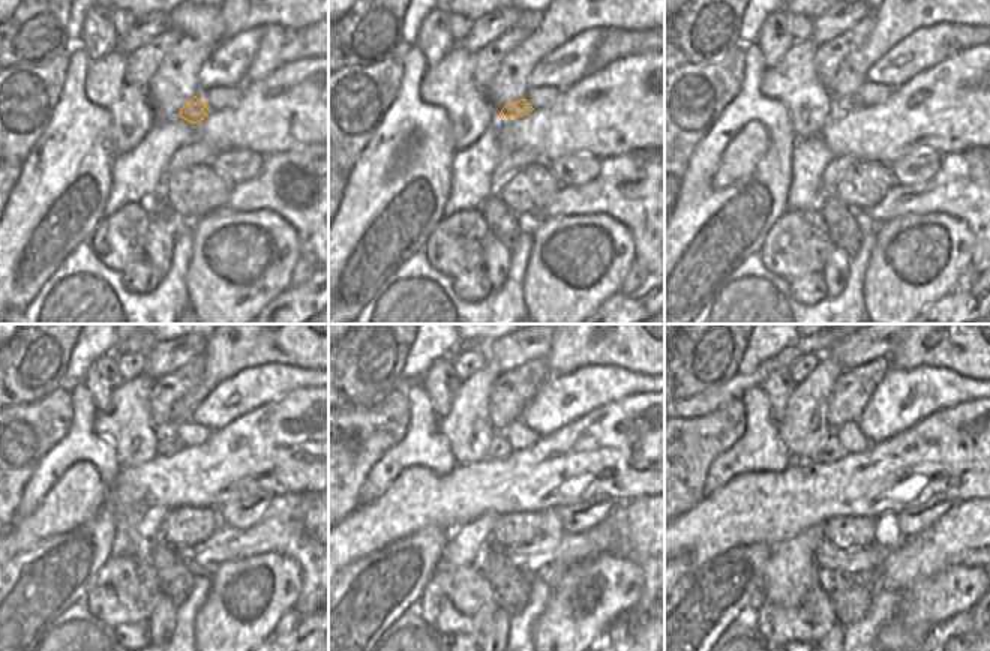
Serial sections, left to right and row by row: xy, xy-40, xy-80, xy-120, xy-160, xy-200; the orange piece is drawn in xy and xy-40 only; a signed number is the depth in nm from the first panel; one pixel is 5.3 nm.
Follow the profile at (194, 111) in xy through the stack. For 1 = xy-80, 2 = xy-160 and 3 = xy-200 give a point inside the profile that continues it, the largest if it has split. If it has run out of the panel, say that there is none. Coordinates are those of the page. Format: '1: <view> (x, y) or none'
1: xy-80 (839, 107)
2: xy-160 (500, 447)
3: xy-200 (831, 450)

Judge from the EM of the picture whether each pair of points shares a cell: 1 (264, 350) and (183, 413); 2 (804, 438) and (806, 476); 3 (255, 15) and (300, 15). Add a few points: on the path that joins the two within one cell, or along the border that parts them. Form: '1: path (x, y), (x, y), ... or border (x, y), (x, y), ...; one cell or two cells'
1: path (243, 350), (200, 392); one cell
2: border (792, 458), (810, 461); two cells
3: path (266, 15), (290, 15); one cell

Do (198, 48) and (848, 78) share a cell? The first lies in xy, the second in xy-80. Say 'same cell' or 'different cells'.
same cell

